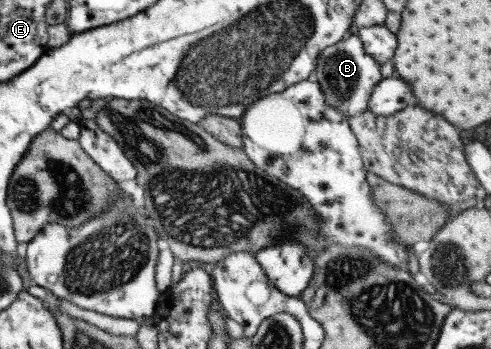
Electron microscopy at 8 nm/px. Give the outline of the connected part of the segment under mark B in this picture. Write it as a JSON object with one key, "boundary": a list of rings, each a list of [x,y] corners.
{"boundary":[[[352,30],[338,42],[321,49],[311,77],[319,84],[326,104],[346,117],[356,116],[367,110],[370,93],[382,78],[379,65],[364,52],[361,40]]]}

